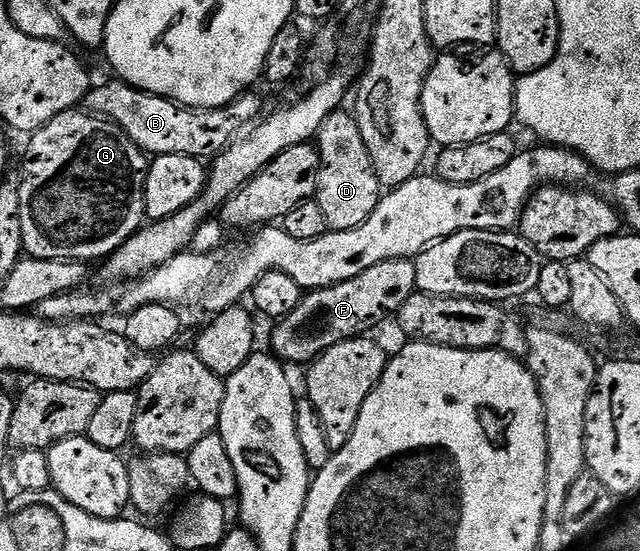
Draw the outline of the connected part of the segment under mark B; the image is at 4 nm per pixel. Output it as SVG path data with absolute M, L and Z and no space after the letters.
M117 78L111 81L111 84L102 84L99 88L98 85L91 87L84 101L85 107L93 115L121 126L135 146L151 157L184 154L213 158L229 148L243 129L253 125L263 115L262 104L254 94L239 96L227 108L184 108L159 93L141 92Z

